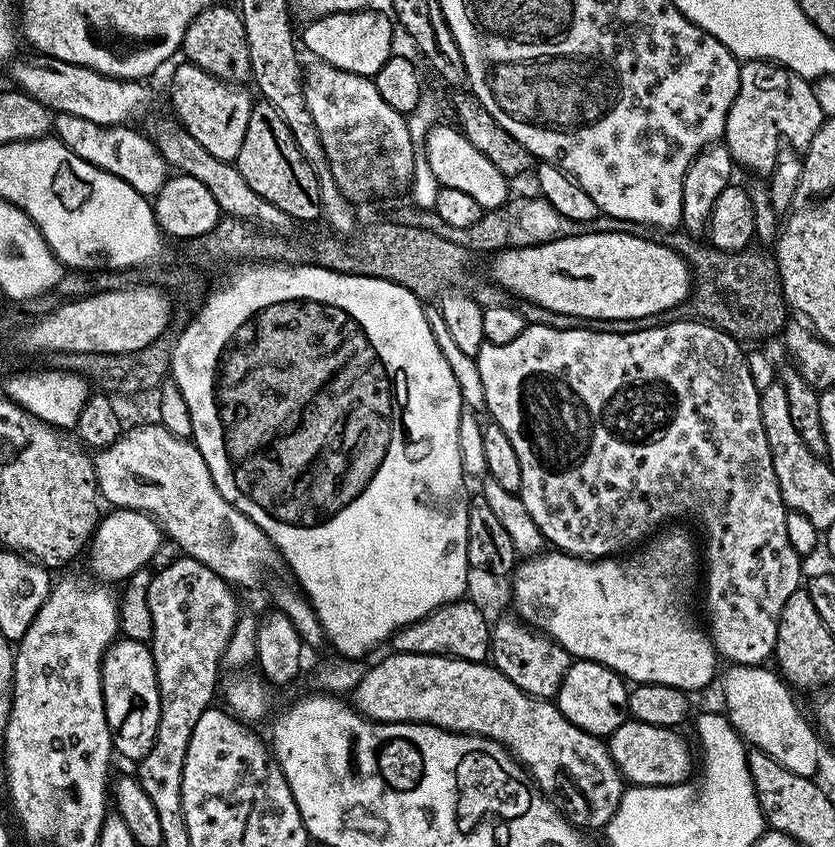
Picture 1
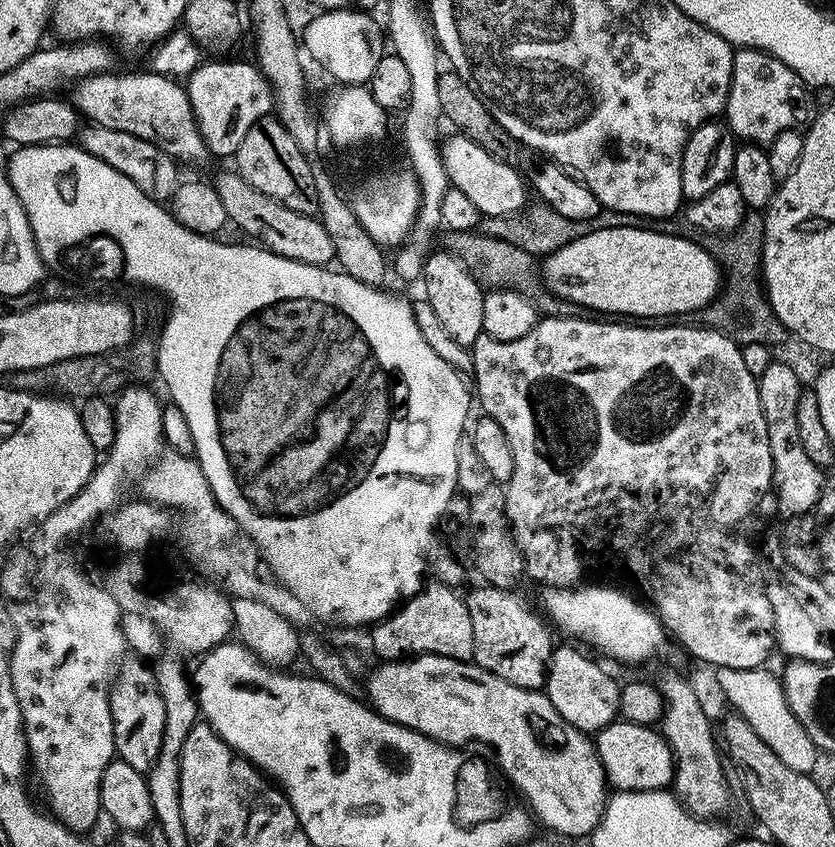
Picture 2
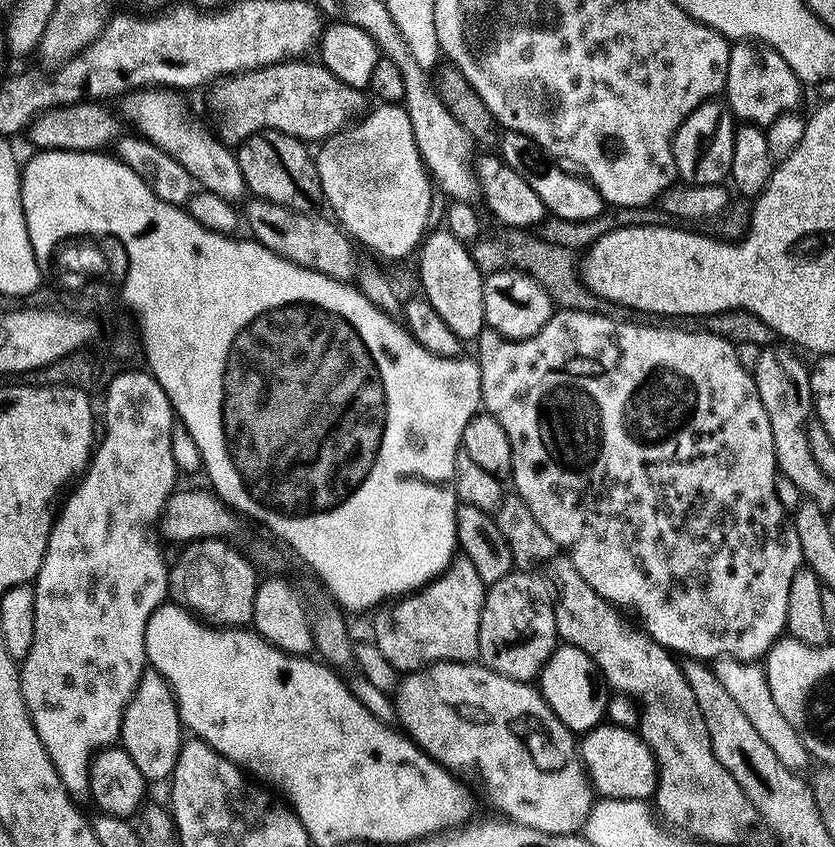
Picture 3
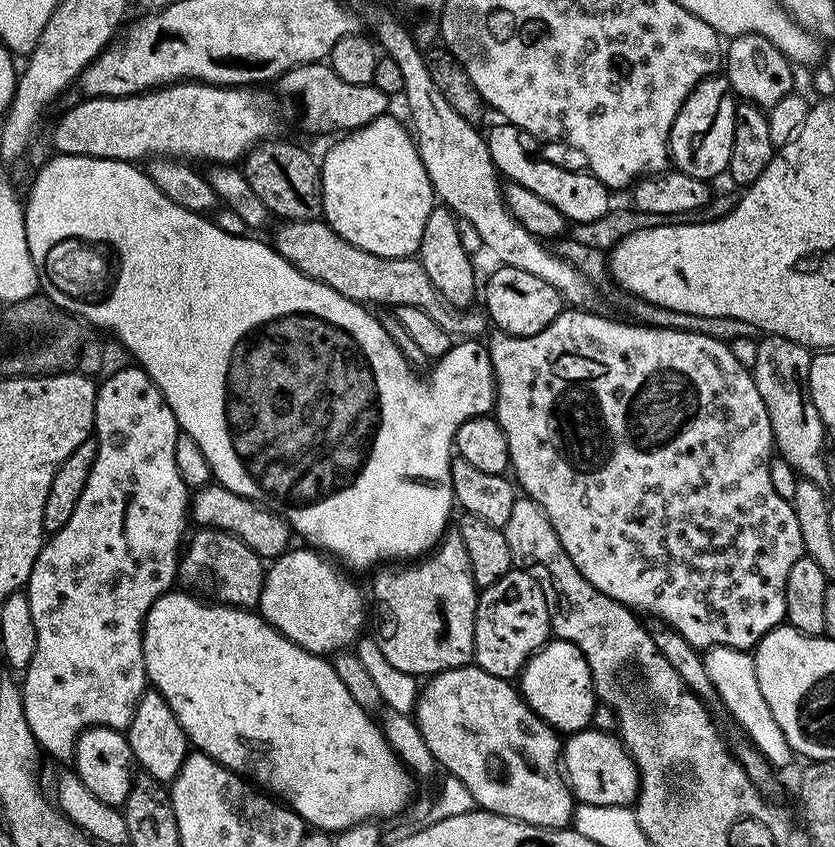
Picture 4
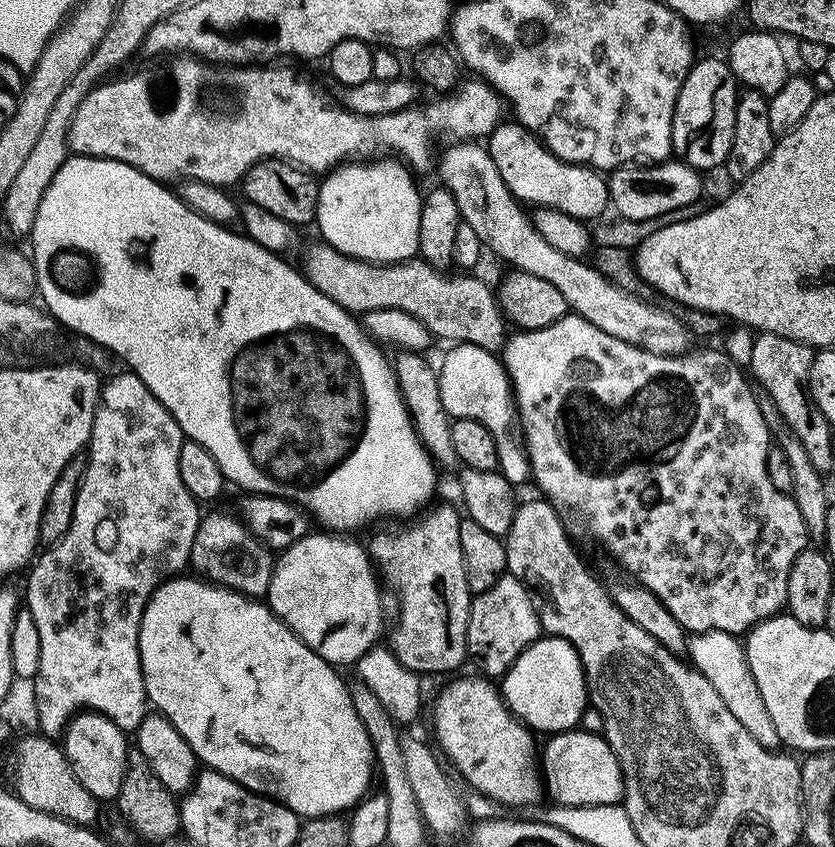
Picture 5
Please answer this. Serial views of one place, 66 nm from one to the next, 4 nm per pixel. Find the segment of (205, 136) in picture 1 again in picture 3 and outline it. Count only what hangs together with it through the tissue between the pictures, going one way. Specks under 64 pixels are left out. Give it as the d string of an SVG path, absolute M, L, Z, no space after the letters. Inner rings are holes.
M293 58L284 61L283 64L274 64L270 68L237 72L234 76L226 76L215 81L210 88L212 93L208 96L208 104L212 107L213 114L216 115L217 130L215 131L219 139L229 146L236 146L246 137L253 136L255 132L273 128L274 131L292 136L301 142L309 142L308 140L323 142L329 136L339 132L349 122L355 121L365 111L365 93L354 86L346 86L346 82L330 74L330 70L323 62L307 64L306 61L307 59L304 58Z

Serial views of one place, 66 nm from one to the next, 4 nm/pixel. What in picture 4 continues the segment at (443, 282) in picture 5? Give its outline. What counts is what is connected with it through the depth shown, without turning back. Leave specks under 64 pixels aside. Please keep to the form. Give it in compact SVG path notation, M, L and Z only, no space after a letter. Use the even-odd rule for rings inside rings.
M323 219L318 220L286 220L279 225L274 247L276 253L286 262L290 262L302 274L311 280L330 286L330 290L338 290L346 298L356 300L365 306L372 304L405 304L418 306L418 310L426 310L442 330L446 330L456 338L480 338L486 325L483 311L461 310L447 304L436 292L434 282L422 270L419 259L412 256L386 258L378 254L370 254L337 234Z

